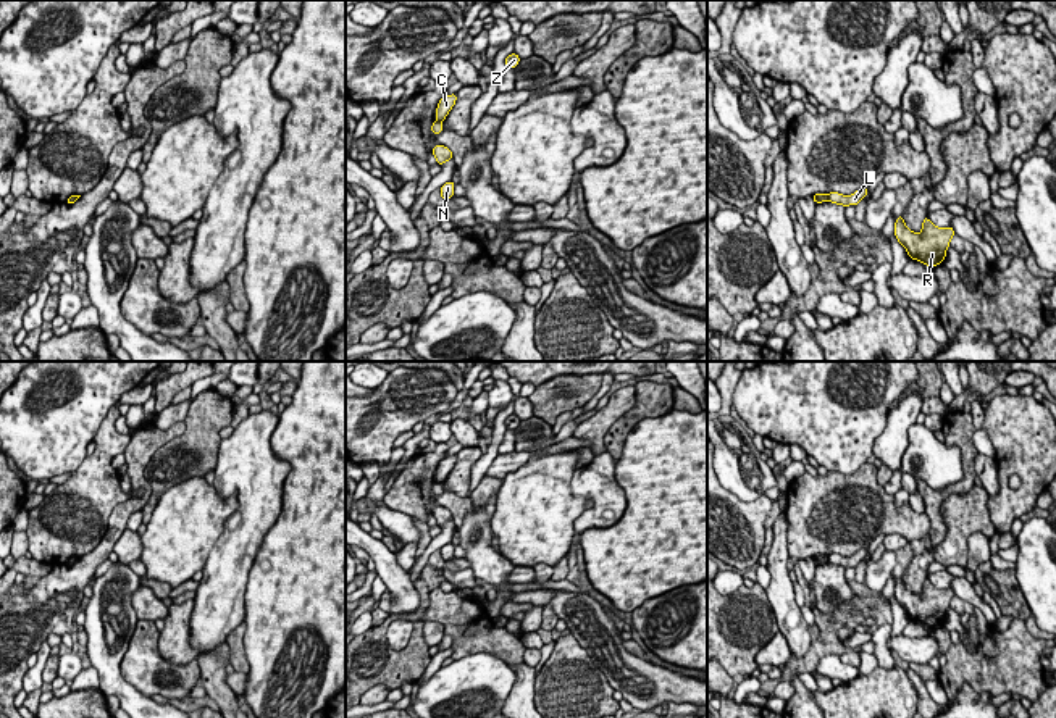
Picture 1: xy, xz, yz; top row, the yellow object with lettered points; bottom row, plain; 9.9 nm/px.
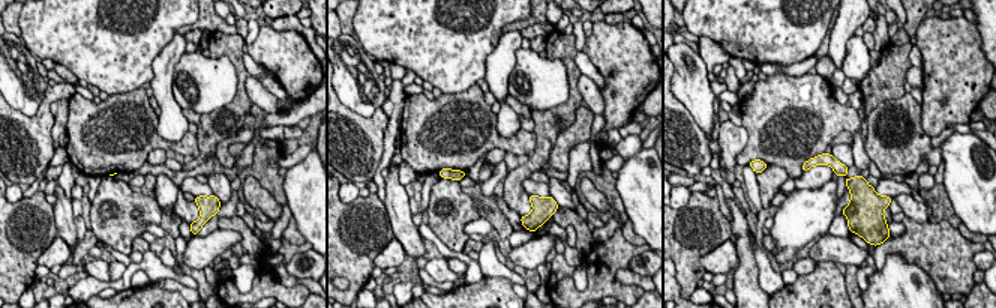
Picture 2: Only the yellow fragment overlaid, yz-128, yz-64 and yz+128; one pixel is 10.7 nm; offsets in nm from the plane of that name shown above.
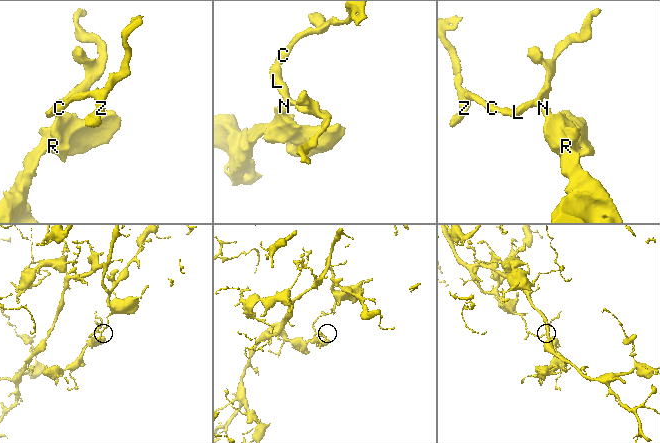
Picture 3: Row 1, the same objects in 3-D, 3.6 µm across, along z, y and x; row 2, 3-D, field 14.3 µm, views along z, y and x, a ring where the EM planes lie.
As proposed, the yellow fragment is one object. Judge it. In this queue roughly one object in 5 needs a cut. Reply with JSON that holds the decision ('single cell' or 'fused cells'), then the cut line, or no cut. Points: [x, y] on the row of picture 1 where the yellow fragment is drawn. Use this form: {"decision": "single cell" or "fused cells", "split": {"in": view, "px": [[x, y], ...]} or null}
{"decision": "fused cells", "split": {"in": "yz", "px": [[827, 194], [829, 199]]}}

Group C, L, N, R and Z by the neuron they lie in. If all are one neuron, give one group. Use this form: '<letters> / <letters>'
C Z / L N R

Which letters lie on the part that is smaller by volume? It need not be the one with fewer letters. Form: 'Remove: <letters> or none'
Remove: L, N, R

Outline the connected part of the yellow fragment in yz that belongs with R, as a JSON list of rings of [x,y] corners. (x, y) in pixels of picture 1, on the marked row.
[[[903,216],[895,223],[895,236],[906,247],[909,258],[925,263],[928,268],[945,261],[946,248],[949,247],[954,229],[937,228],[927,216],[922,223],[922,232],[912,232]]]

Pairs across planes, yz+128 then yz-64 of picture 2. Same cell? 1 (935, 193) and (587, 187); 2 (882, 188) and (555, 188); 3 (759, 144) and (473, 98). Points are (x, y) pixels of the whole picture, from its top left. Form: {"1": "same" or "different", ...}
{"1": "different", "2": "different", "3": "same"}

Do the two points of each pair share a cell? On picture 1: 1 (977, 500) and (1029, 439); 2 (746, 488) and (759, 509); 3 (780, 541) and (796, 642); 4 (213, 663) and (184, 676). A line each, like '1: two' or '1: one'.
1: two
2: two
3: one
4: two

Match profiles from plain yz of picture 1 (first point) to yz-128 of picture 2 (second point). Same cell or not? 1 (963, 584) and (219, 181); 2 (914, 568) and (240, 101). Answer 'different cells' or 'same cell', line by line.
1: same cell
2: same cell

